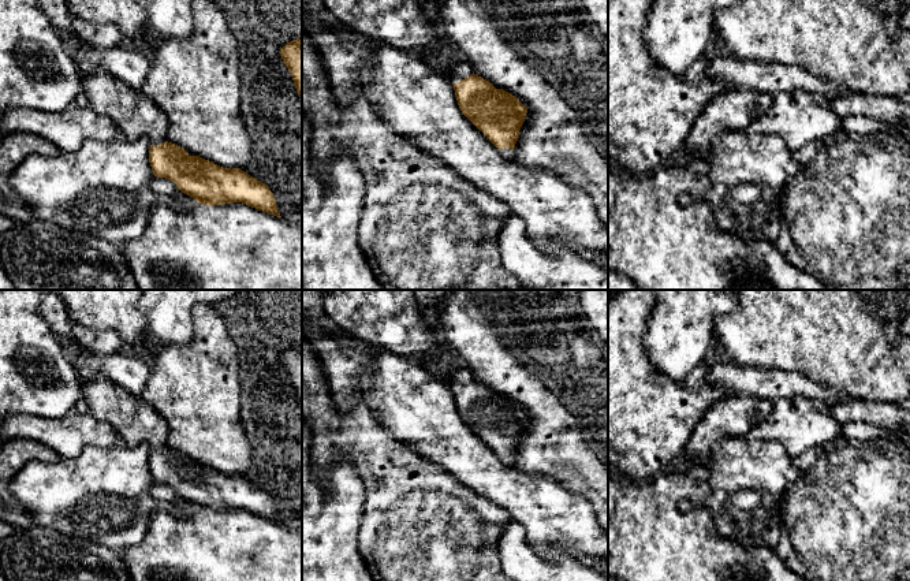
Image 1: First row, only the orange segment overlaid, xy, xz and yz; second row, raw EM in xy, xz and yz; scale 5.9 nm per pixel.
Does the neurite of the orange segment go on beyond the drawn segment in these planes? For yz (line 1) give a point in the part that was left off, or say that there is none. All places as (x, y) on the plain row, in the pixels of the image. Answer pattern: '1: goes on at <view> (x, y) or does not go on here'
1: does not go on here

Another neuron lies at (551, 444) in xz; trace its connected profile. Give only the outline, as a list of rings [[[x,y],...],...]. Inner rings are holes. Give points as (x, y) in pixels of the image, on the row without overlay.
[[[450,290],[437,305],[437,312],[443,346],[456,351],[466,361],[474,380],[489,387],[496,395],[511,399],[527,414],[512,457],[515,468],[527,474],[551,478],[586,499],[598,525],[608,535],[608,470],[586,444],[575,417],[514,357],[504,343],[500,328],[474,299],[471,290]]]

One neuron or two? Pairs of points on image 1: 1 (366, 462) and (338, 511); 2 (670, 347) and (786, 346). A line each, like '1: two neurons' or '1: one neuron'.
1: two neurons
2: two neurons

